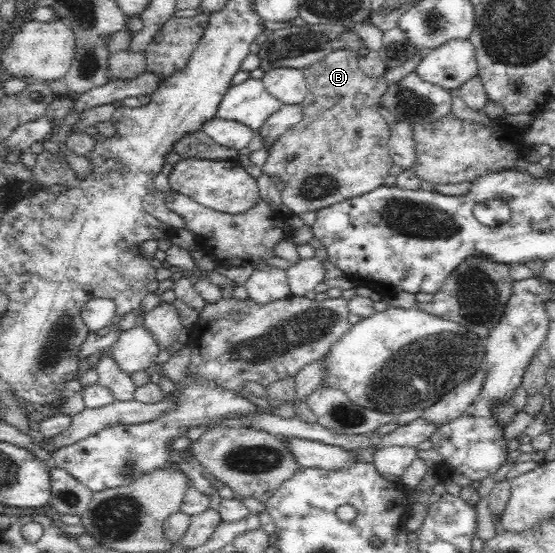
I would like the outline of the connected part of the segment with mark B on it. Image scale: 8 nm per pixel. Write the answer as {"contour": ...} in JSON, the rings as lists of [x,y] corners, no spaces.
{"contour":[[[341,48],[302,69],[308,87],[301,103],[303,121],[273,141],[267,161],[261,168],[262,173],[269,175],[277,185],[282,201],[291,214],[317,211],[327,205],[369,193],[383,185],[389,169],[394,165],[388,150],[390,126],[379,113],[379,99],[387,91],[388,85],[385,74],[393,67],[386,67],[381,77],[369,77],[359,69],[357,59],[355,52]]]}

